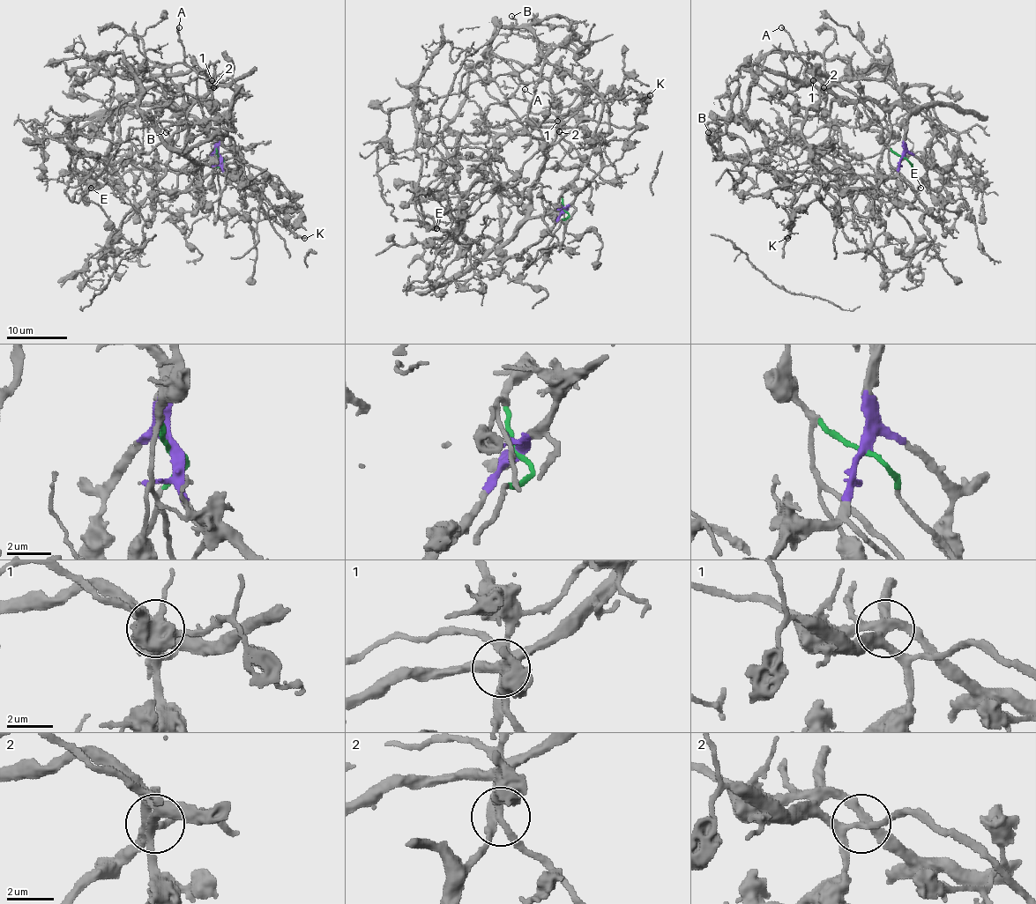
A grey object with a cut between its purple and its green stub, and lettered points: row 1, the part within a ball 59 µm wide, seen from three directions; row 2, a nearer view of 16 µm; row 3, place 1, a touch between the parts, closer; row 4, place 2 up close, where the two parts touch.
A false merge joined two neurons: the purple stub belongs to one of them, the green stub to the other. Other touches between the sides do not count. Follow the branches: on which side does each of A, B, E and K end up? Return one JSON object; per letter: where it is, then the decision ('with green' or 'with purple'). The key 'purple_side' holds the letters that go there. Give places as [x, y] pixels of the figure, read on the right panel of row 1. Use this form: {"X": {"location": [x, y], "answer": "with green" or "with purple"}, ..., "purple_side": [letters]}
{"A": {"location": [781, 27], "answer": "with purple"}, "B": {"location": [708, 132], "answer": "with green"}, "E": {"location": [920, 188], "answer": "with green"}, "K": {"location": [787, 238], "answer": "with green"}, "purple_side": ["A"]}

